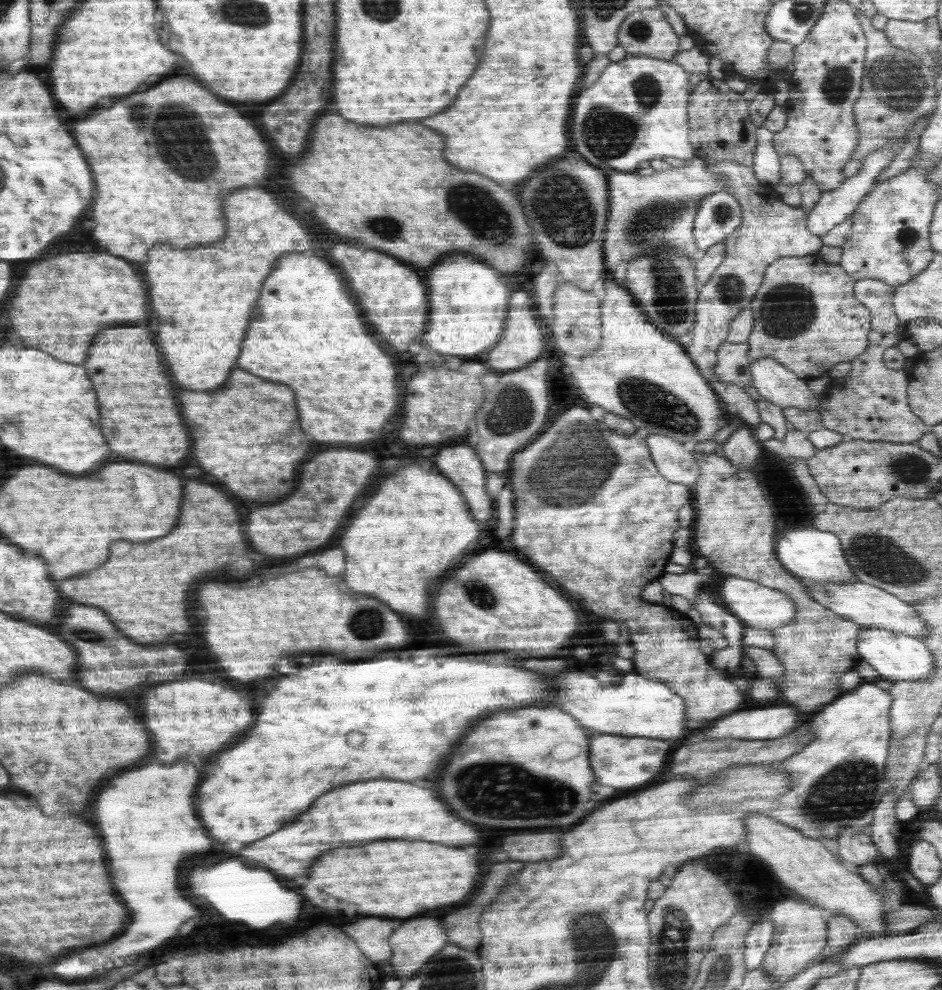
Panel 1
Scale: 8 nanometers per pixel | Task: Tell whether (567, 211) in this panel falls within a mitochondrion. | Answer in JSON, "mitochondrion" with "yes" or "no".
{"mitochondrion":"yes"}

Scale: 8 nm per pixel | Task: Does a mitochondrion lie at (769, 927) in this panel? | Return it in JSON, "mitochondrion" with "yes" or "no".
{"mitochondrion":"no"}

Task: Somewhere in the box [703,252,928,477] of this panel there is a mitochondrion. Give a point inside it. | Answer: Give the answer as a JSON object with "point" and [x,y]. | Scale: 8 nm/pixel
{"point":[788,309]}

